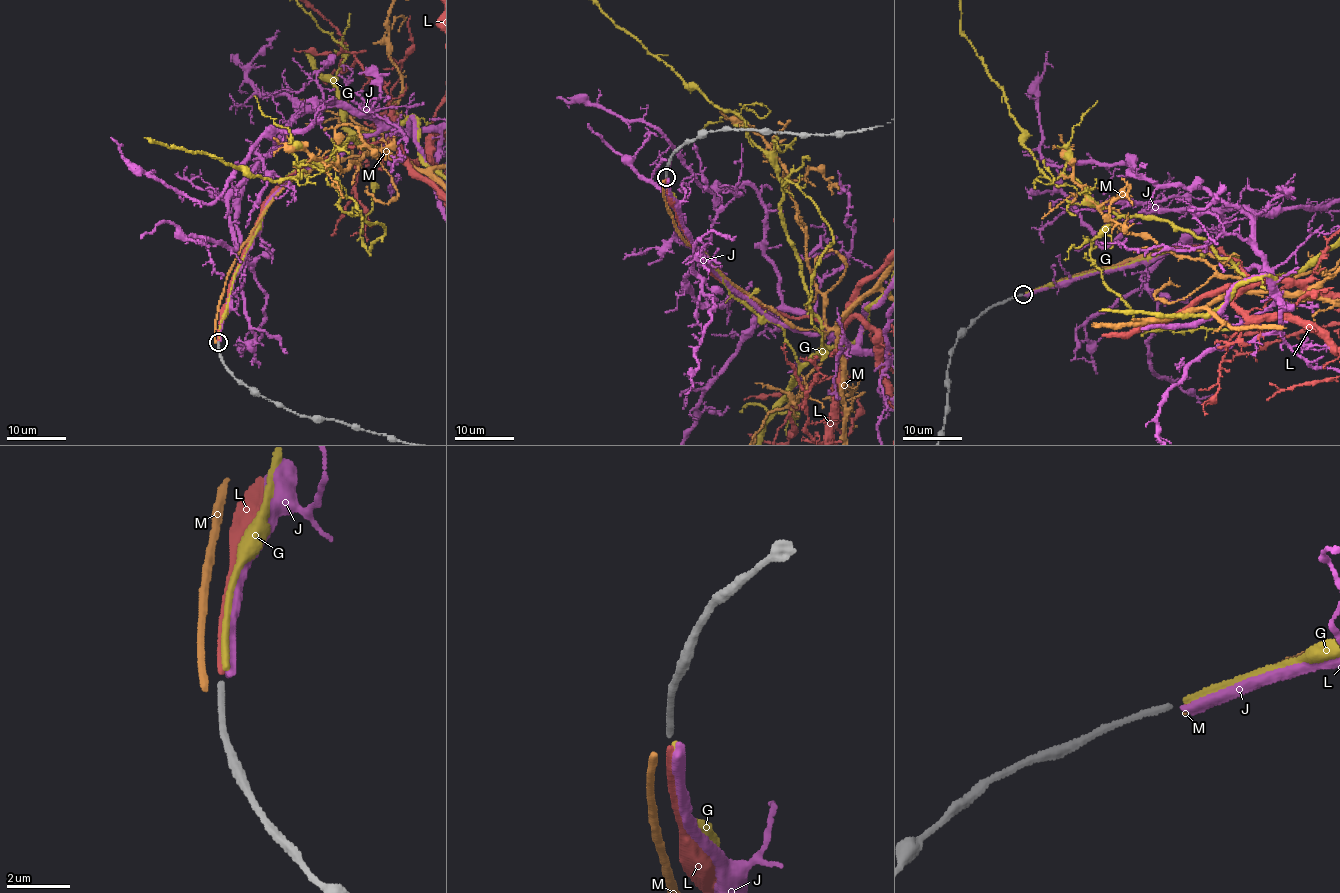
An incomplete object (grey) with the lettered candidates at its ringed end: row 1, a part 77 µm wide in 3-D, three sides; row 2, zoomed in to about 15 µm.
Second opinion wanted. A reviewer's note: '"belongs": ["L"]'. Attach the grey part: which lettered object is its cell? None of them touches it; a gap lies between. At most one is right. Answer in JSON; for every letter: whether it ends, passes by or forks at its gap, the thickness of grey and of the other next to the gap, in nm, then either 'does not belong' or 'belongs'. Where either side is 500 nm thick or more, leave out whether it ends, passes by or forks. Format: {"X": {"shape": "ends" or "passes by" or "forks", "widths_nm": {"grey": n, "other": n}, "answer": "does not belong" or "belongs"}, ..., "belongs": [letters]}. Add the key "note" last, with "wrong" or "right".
{"G": {"shape": "ends", "widths_nm": {"grey": 200, "other": 220}, "answer": "does not belong"}, "J": {"shape": "ends", "widths_nm": {"grey": 200, "other": 340}, "answer": "does not belong"}, "L": {"shape": "ends", "widths_nm": {"grey": 200, "other": 190}, "answer": "belongs"}, "M": {"shape": "ends", "widths_nm": {"grey": 200, "other": 220}, "answer": "does not belong"}, "belongs": ["L"], "note": "right"}

